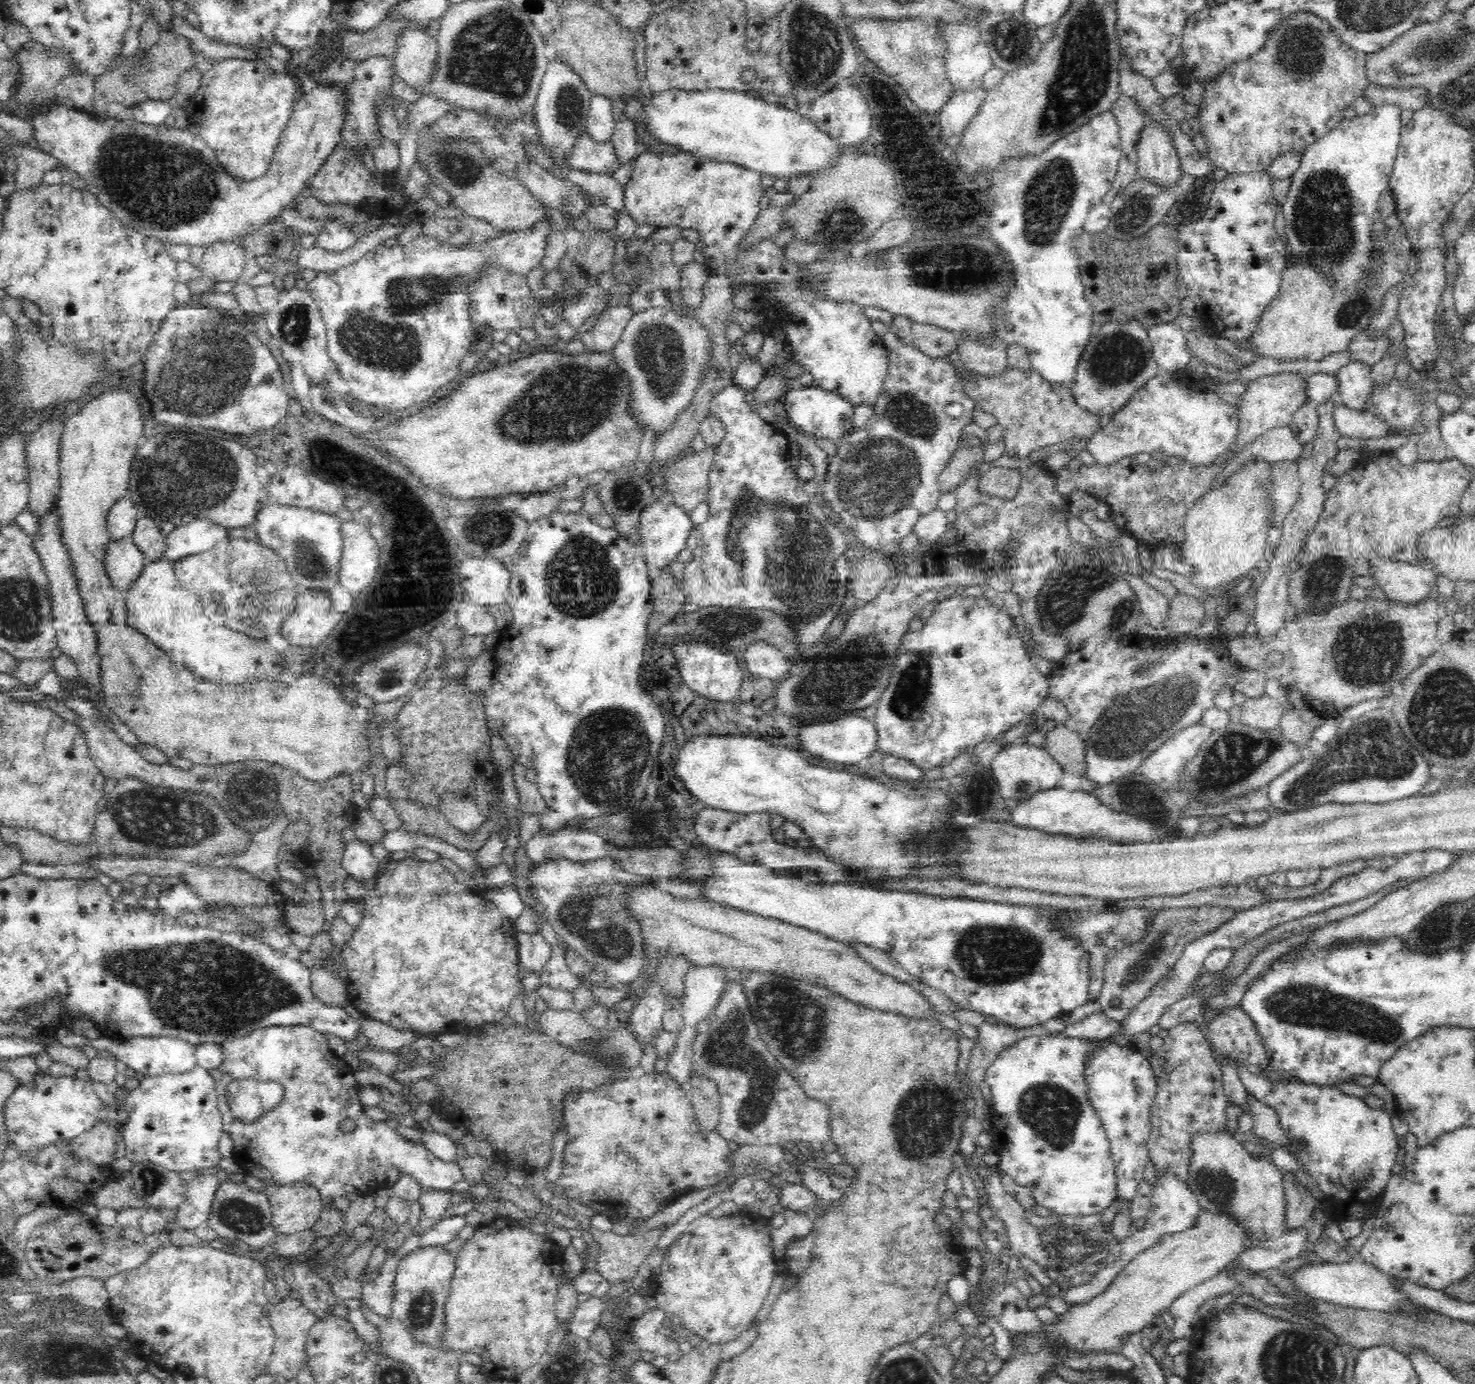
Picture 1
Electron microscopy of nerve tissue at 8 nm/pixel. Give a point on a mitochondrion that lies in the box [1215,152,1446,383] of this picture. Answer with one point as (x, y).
(1321, 215)

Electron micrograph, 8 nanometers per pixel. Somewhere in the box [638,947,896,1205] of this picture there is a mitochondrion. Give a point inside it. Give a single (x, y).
(736, 1046)

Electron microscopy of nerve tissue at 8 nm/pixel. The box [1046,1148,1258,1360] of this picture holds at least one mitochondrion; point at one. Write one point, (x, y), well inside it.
(1219, 1189)

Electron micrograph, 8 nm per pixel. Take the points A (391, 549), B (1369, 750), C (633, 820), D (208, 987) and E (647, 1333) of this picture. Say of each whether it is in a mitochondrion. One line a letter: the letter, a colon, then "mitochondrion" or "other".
A: other
B: mitochondrion
C: mitochondrion
D: mitochondrion
E: other

